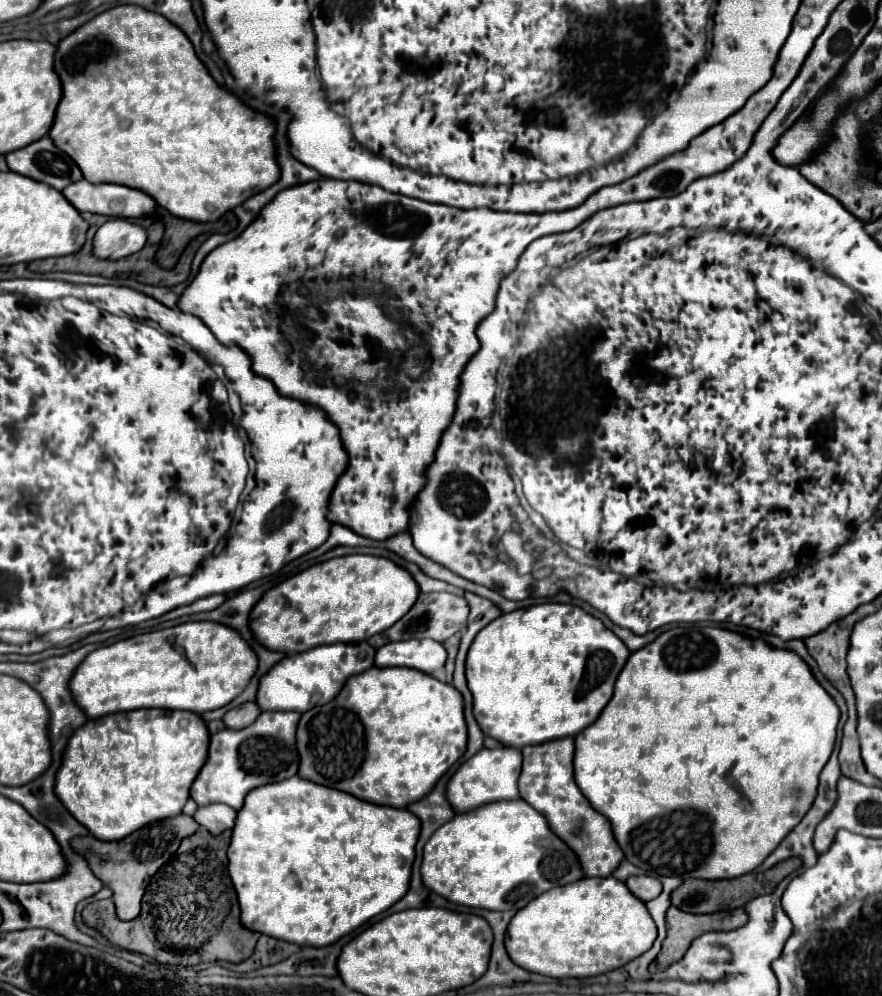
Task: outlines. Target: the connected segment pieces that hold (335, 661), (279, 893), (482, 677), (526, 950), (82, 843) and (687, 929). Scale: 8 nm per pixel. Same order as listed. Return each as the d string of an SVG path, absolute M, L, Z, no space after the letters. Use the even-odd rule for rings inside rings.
M366 641L354 643L354 645L320 645L304 653L288 655L280 659L266 675L262 675L258 683L256 703L262 711L298 711L306 713L308 709L316 705L324 705L332 701L348 677L364 673L374 665L374 647L370 647Z
M298 775L256 787L244 799L228 847L228 873L238 893L242 925L296 945L332 945L400 901L410 883L420 819L408 809L360 801Z
M542 603L500 615L488 629L482 629L476 635L476 641L472 641L468 649L466 677L474 697L472 713L482 733L506 747L522 749L524 745L574 737L592 725L612 699L616 677L628 655L628 647L606 629L602 621L574 605Z
M594 877L594 879L580 879L560 889L550 889L536 897L536 901L528 903L520 909L506 931L504 947L510 959L520 965L522 969L564 979L564 977L594 977L608 971L614 971L628 961L646 953L656 941L656 925L646 911L646 905L640 903L638 897L632 897L624 883L614 877Z
M178 815L172 819L164 819L164 821L146 825L120 841L98 841L92 835L88 835L88 837L74 837L70 841L70 845L76 853L80 853L88 861L92 873L104 885L108 885L112 889L112 893L114 893L112 899L116 903L118 919L130 921L130 919L138 917L138 913L140 913L140 901L142 901L148 881L154 877L154 873L162 865L166 865L174 857L180 841L184 837L196 833L198 827L200 825L192 817Z
M670 907L666 913L666 929L668 935L662 943L662 951L656 957L654 965L658 971L668 969L668 965L680 961L692 941L708 931L732 931L746 923L746 911L734 909L734 911L722 911L714 915L692 915L682 913L676 907Z

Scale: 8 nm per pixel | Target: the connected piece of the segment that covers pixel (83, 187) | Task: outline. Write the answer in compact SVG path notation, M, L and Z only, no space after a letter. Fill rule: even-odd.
M86 179L64 187L62 195L78 209L106 217L142 217L154 213L156 203L152 197L138 189L114 183L92 185Z

